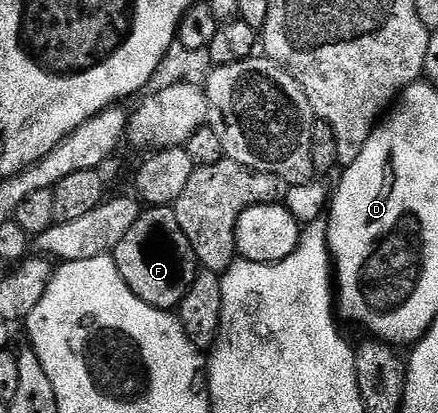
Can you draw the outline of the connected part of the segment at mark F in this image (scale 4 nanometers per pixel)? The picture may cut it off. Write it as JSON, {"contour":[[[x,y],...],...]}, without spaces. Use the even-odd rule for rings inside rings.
{"contour":[[[171,206],[144,207],[137,222],[129,226],[125,238],[121,238],[115,247],[113,259],[129,290],[133,290],[141,302],[149,302],[149,306],[164,310],[178,309],[200,272],[199,259],[195,257],[193,246],[189,246],[189,238],[185,238],[185,230],[181,230],[175,209]]]}

